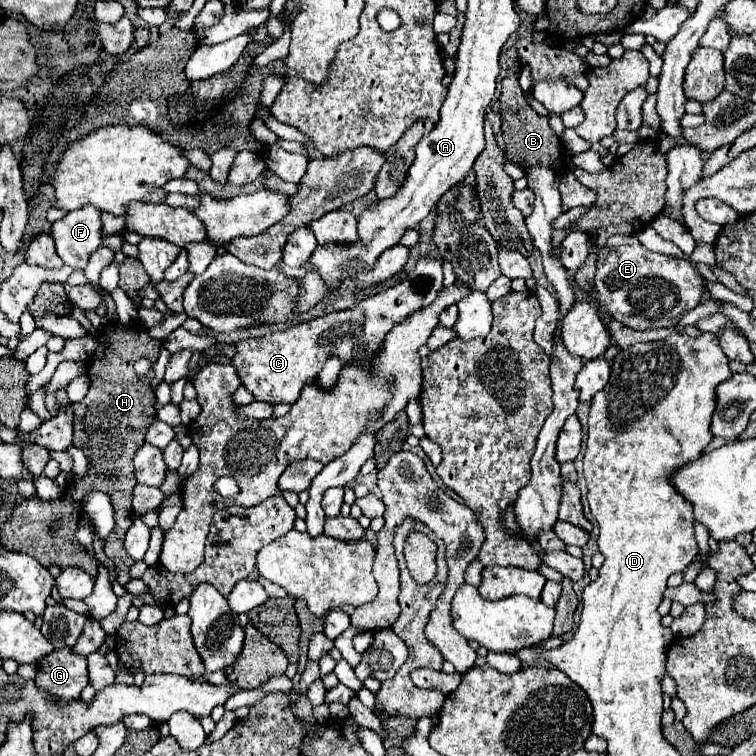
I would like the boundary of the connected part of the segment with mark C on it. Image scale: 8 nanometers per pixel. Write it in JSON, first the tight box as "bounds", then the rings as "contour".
{"bounds":[232,256,442,404],"contour":[[[422,256],[418,258],[418,264],[408,274],[408,278],[398,282],[394,288],[356,302],[352,308],[302,322],[298,326],[278,330],[262,338],[248,338],[238,342],[238,352],[232,358],[232,364],[238,370],[242,384],[254,394],[256,400],[268,404],[294,404],[300,396],[300,390],[306,384],[312,384],[314,376],[318,376],[318,370],[314,370],[314,366],[324,366],[330,356],[338,356],[342,364],[370,364],[370,360],[382,348],[382,342],[392,326],[432,304],[440,290],[442,262],[432,260],[430,256]]]}

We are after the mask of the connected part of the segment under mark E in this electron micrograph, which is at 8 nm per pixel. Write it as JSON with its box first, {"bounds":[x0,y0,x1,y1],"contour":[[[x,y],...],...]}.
{"bounds":[594,236,702,330],"contour":[[[612,236],[606,244],[606,252],[598,256],[598,268],[594,286],[598,292],[598,304],[618,322],[634,330],[648,330],[648,328],[668,328],[676,326],[680,316],[694,306],[700,304],[702,294],[702,276],[698,274],[696,266],[688,260],[680,260],[666,254],[656,254],[646,250],[636,236]]]}

